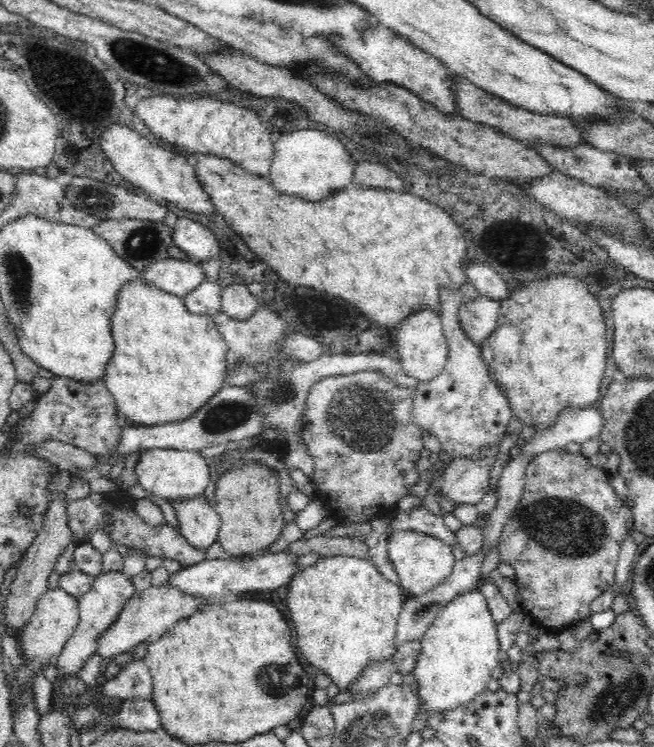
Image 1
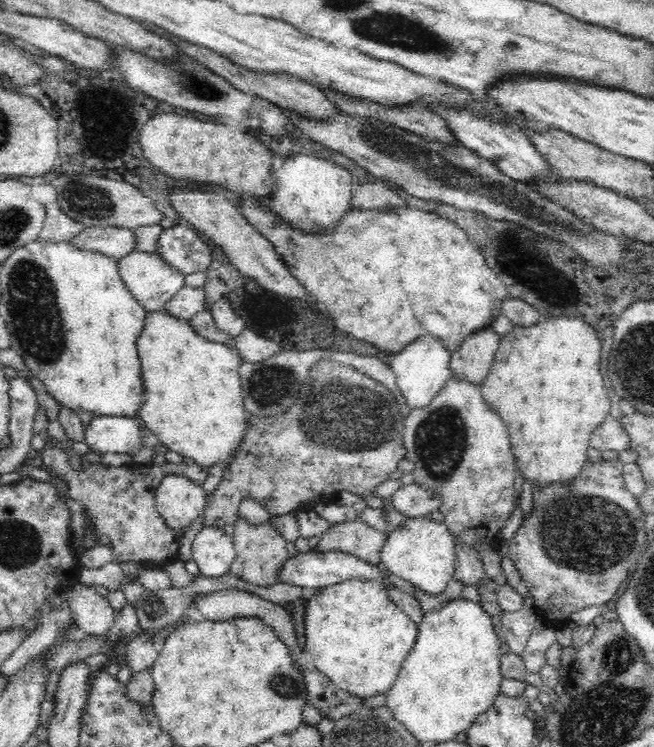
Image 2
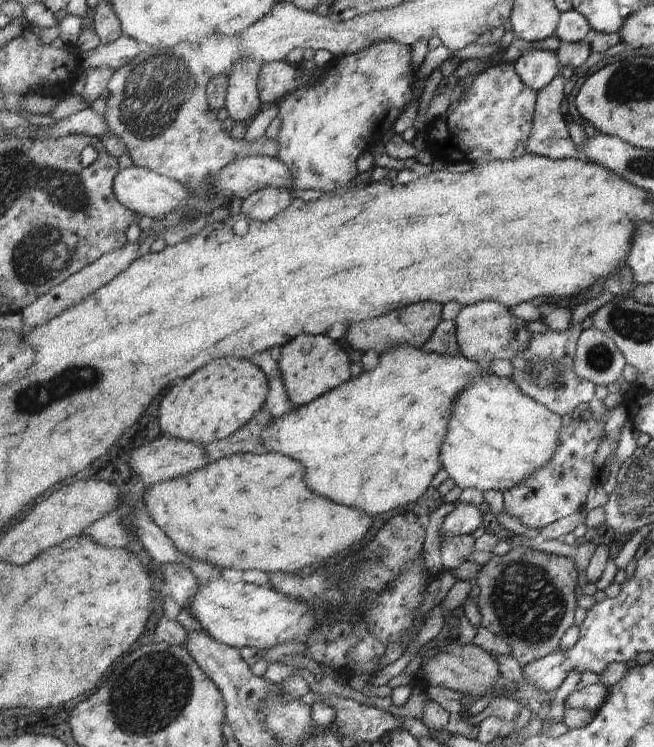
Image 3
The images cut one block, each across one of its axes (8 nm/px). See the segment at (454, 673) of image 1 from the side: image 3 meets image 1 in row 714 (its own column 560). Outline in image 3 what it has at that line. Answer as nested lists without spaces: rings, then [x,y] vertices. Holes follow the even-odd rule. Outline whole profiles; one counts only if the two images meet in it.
[[[494,373],[483,375],[471,381],[454,402],[454,413],[450,416],[449,430],[442,444],[443,469],[455,484],[463,488],[500,490],[505,492],[526,481],[533,473],[549,465],[551,457],[557,453],[561,444],[563,418],[555,411],[539,404],[534,398],[525,394],[513,378],[497,376]]]

